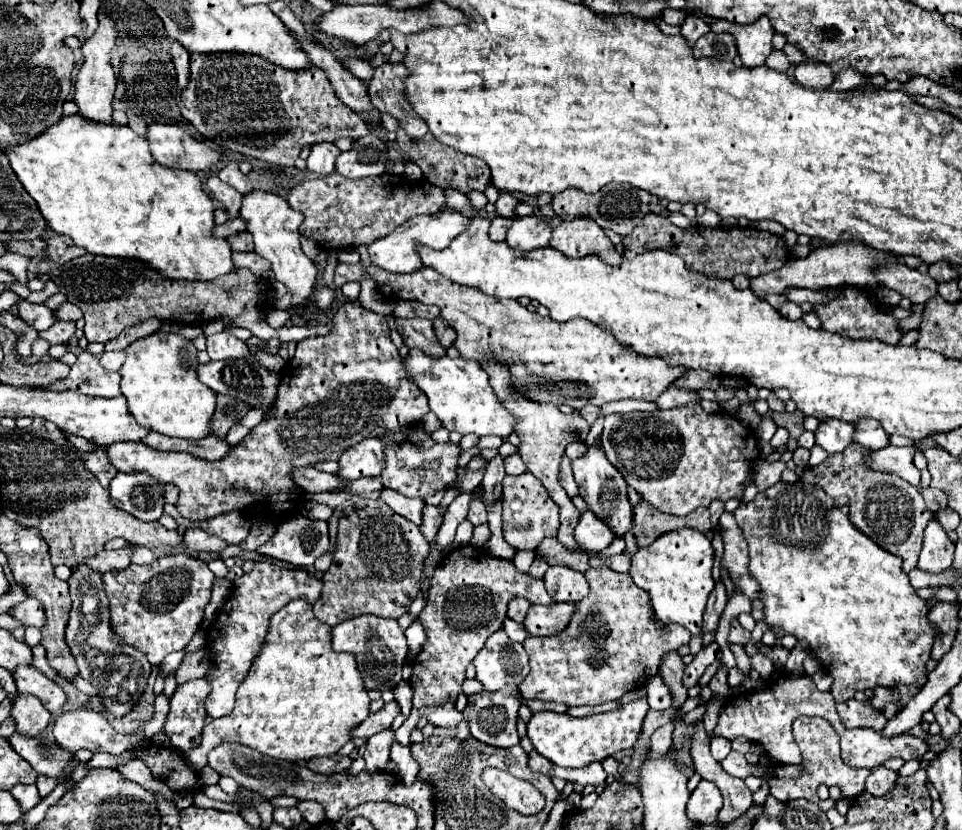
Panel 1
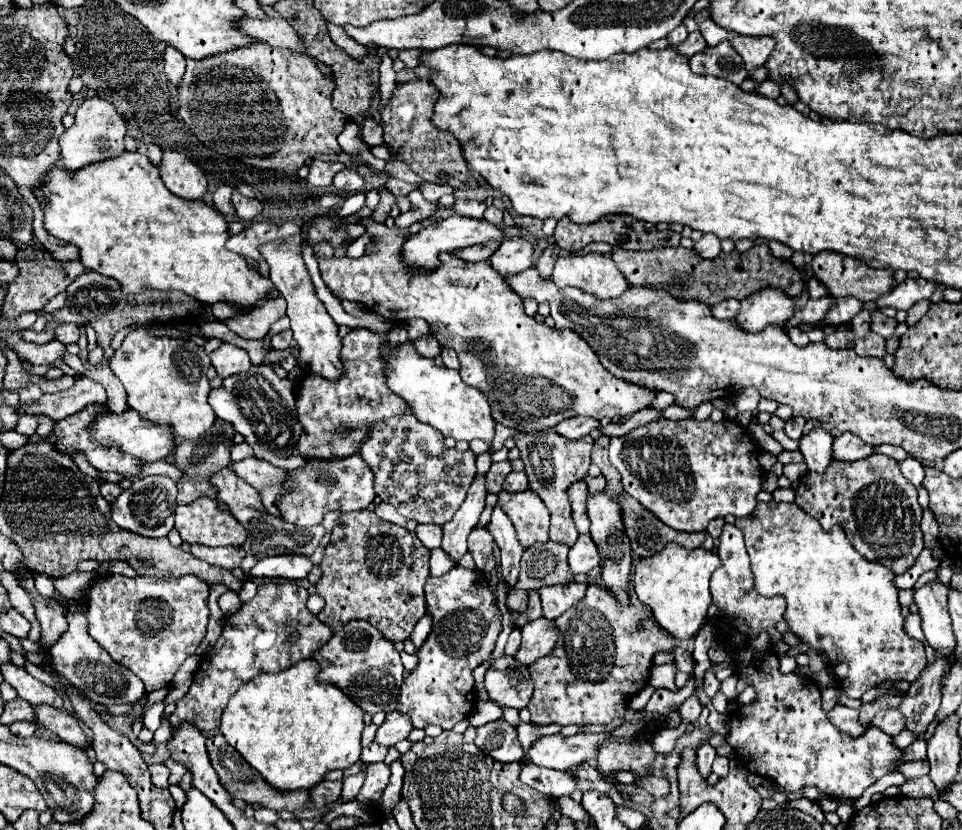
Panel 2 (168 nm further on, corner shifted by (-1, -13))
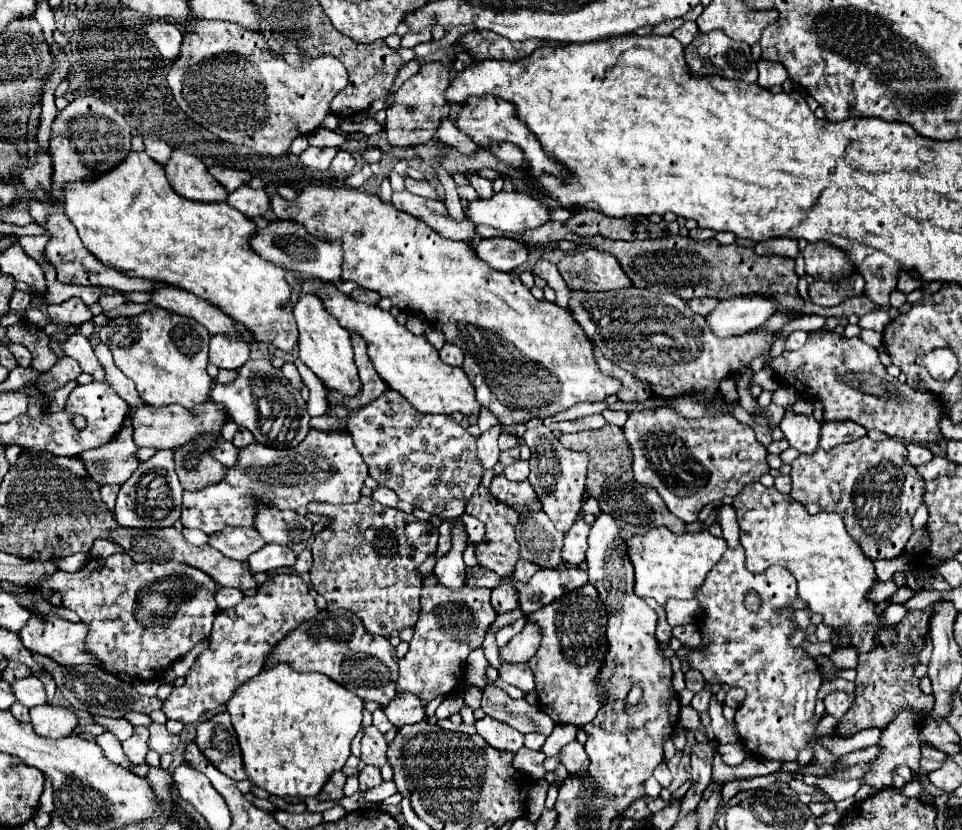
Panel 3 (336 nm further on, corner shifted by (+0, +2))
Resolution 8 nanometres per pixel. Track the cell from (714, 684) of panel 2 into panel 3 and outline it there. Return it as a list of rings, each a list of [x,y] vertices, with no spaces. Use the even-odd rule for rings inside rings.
[[[707,683],[703,691],[695,693],[695,697],[693,697],[693,701],[691,701],[691,707],[693,707],[697,713],[707,713],[707,709],[709,709],[709,699],[711,699],[711,685]]]

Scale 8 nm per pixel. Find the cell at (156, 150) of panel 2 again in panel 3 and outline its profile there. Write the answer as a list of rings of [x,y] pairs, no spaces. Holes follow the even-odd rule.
[[[145,137],[145,153],[155,159],[159,165],[165,165],[165,161],[169,161],[169,153],[171,153],[171,147],[163,141],[151,141]]]

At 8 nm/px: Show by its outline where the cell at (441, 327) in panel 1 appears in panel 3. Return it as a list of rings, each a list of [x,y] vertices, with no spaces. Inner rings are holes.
[[[449,343],[443,345],[443,349],[439,351],[439,357],[441,357],[443,363],[449,363],[453,367],[461,367],[463,365],[463,353],[457,347],[449,345]]]

